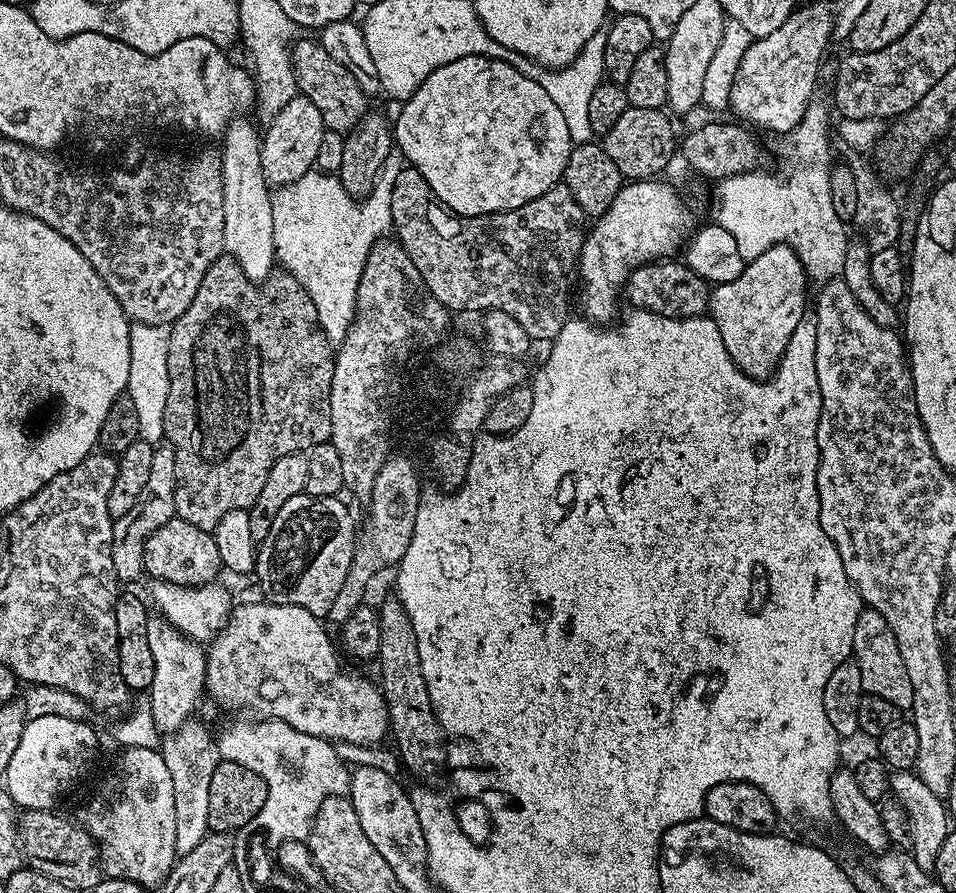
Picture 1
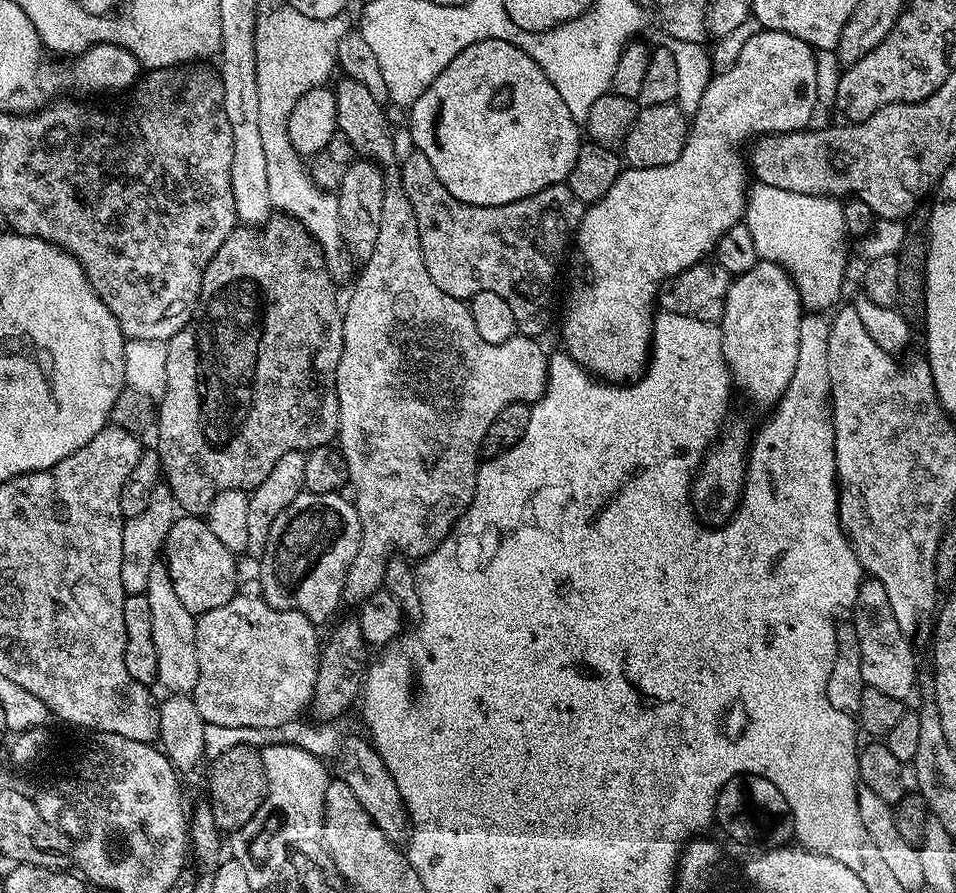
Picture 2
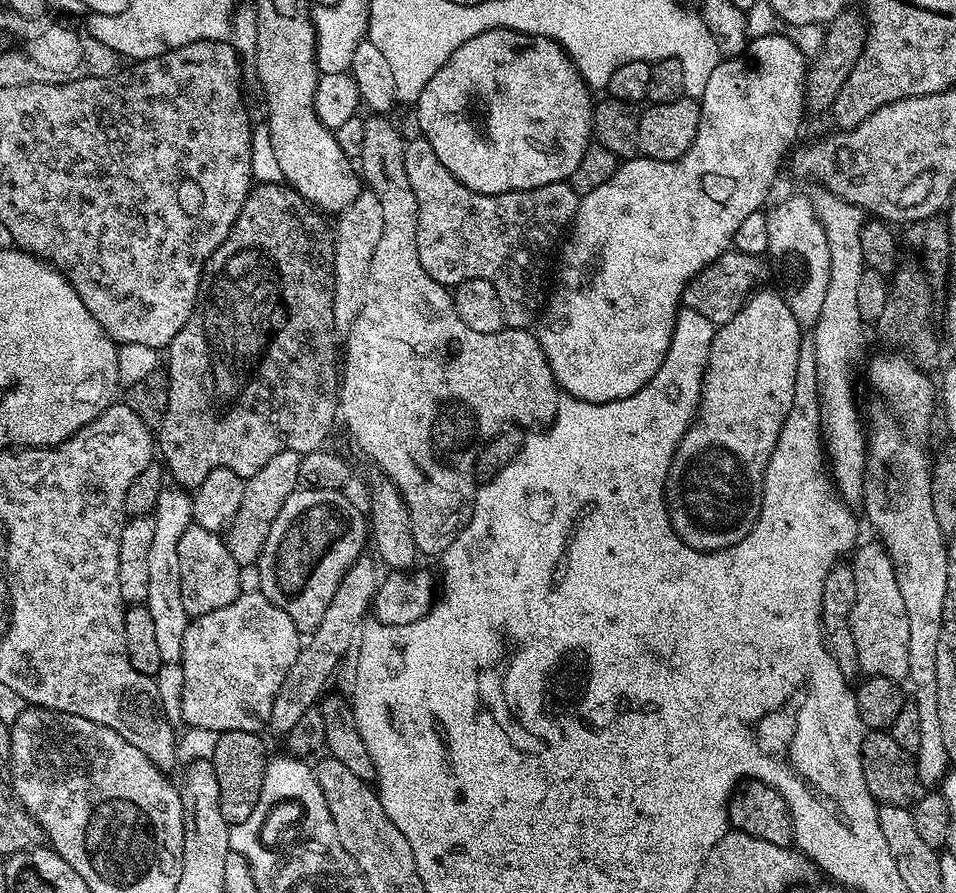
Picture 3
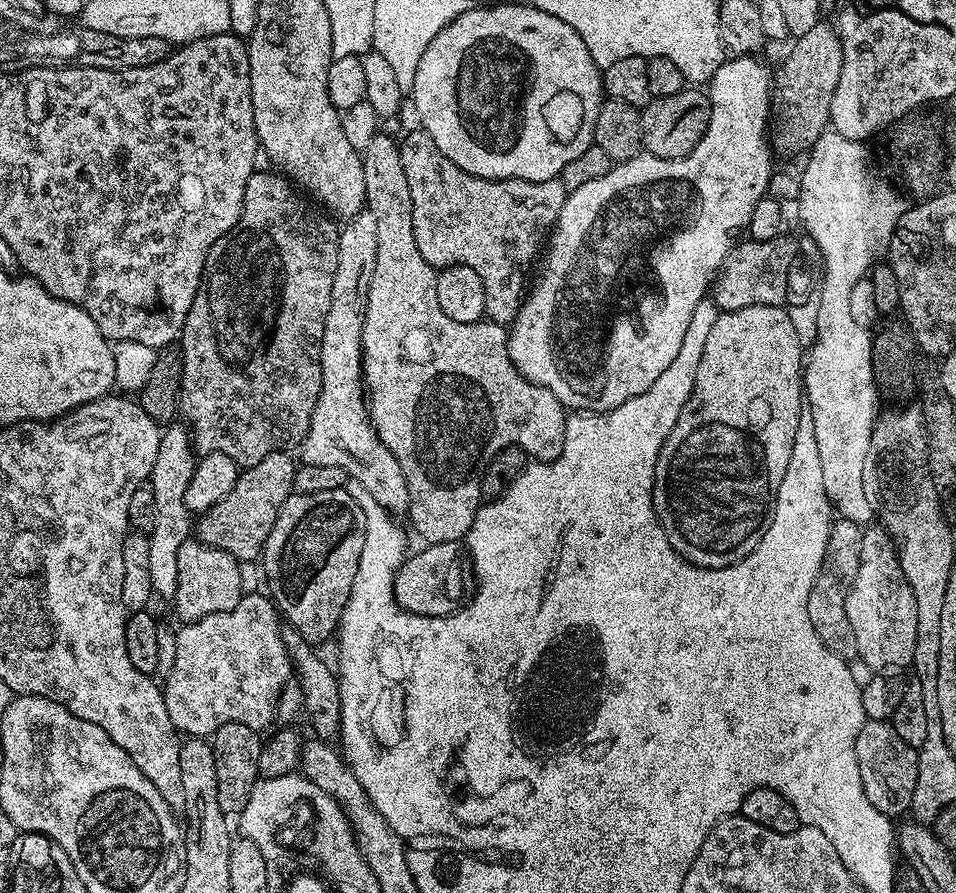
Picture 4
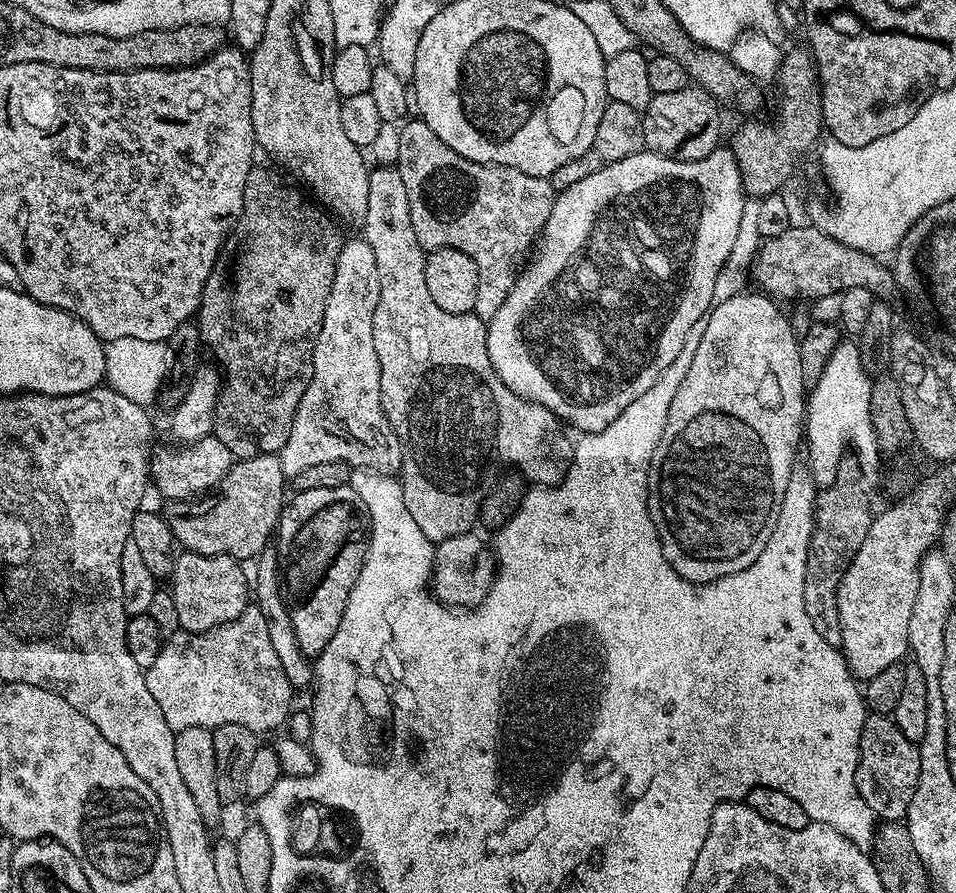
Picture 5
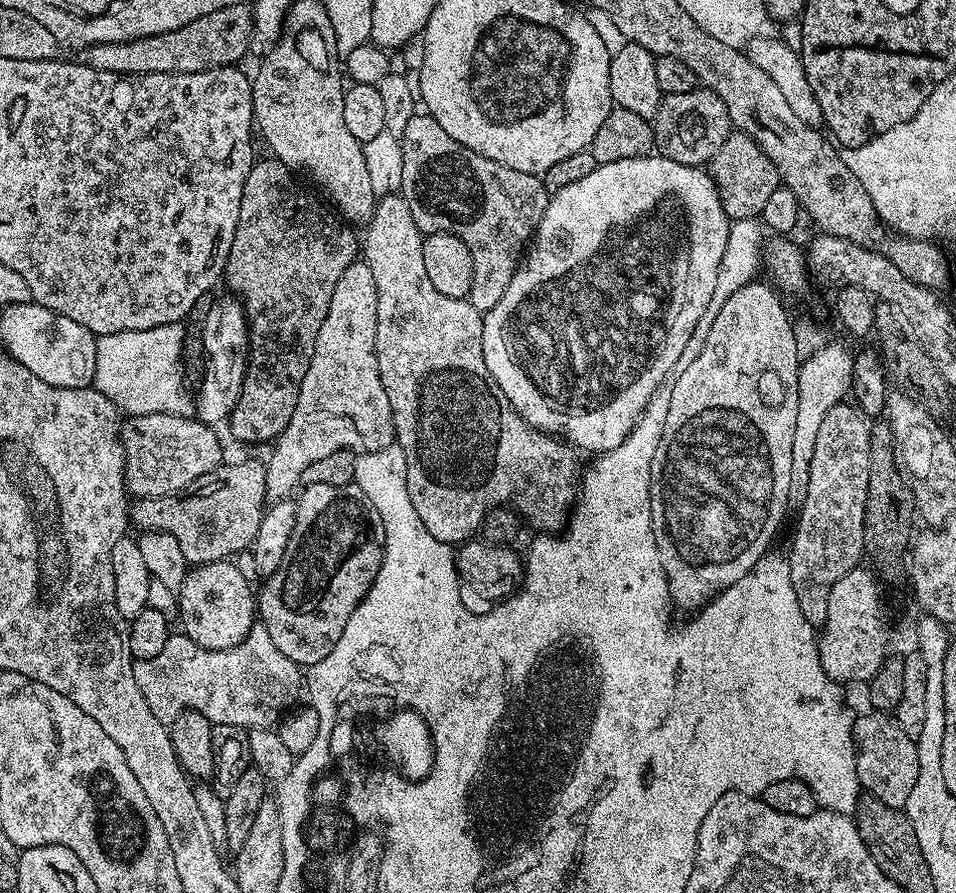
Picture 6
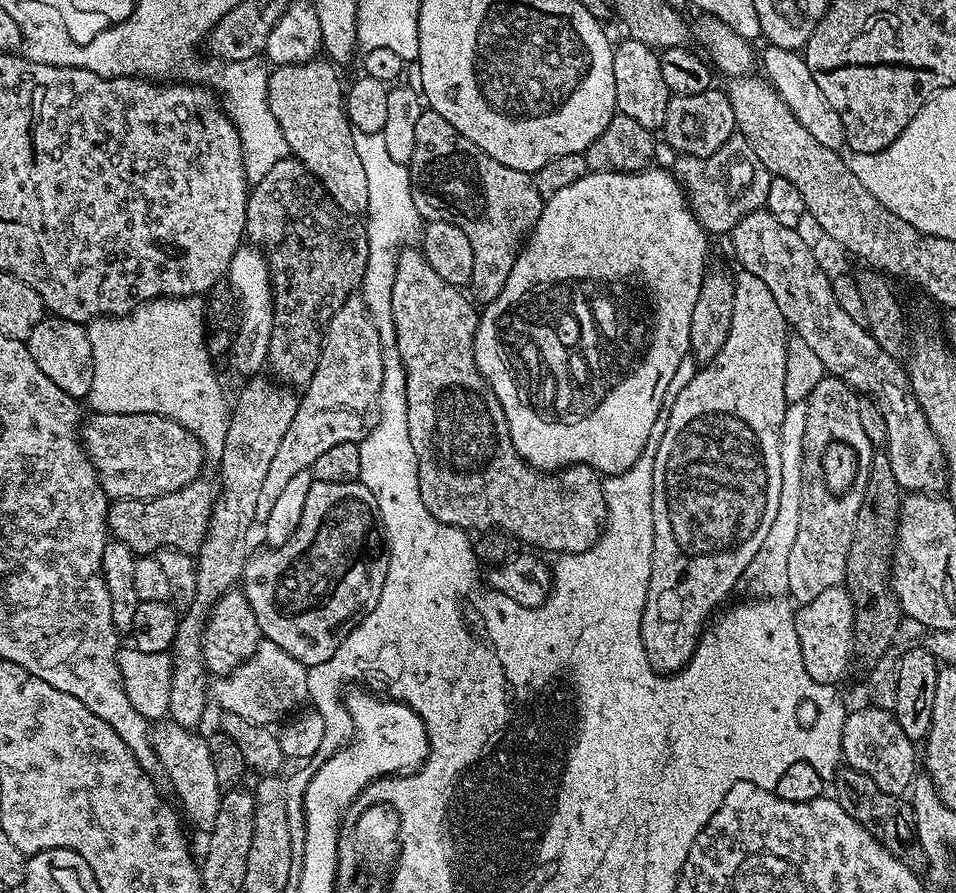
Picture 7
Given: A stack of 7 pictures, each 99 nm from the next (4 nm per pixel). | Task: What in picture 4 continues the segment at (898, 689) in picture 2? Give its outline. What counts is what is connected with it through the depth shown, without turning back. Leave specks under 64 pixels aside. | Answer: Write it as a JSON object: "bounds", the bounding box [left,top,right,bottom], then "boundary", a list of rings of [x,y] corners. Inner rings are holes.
{"bounds":[846,526,918,670],"boundary":[[[883,526],[864,528],[862,550],[858,562],[858,574],[848,591],[846,598],[846,618],[850,618],[850,630],[854,630],[854,642],[859,663],[864,663],[868,670],[900,670],[907,669],[914,658],[914,638],[918,638],[918,610],[914,602],[914,590],[904,577],[900,565],[897,541]]]}

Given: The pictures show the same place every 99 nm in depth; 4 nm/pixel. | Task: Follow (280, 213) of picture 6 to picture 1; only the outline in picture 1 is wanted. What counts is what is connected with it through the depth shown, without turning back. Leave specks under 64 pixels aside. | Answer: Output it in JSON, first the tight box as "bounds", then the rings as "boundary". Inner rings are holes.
{"bounds":[164,254,336,532],"boundary":[[[225,254],[206,270],[202,278],[202,286],[198,286],[198,294],[190,302],[186,314],[177,318],[168,333],[168,369],[170,370],[170,390],[166,394],[166,414],[164,415],[164,440],[171,444],[176,452],[176,485],[174,486],[174,506],[179,519],[190,522],[190,526],[198,526],[198,530],[213,532],[230,514],[230,510],[249,509],[258,498],[270,469],[278,458],[286,458],[286,454],[295,452],[307,453],[313,444],[326,444],[332,439],[332,423],[330,422],[330,386],[332,371],[336,365],[334,344],[329,340],[320,325],[318,310],[305,288],[287,272],[280,270],[267,280],[256,283],[248,279],[242,269],[236,265],[231,256]]]}

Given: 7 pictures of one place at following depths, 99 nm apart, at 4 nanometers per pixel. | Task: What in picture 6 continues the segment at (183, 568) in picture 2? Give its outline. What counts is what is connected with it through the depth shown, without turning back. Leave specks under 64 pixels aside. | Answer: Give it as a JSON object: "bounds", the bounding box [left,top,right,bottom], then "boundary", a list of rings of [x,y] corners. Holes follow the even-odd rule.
{"bounds":[178,560,258,651],"boundary":[[[219,560],[213,564],[202,564],[193,567],[189,571],[186,582],[182,584],[182,590],[178,593],[178,621],[182,627],[183,635],[190,637],[198,646],[206,651],[230,650],[238,646],[250,634],[253,624],[258,620],[258,600],[254,595],[254,584],[244,577],[242,569],[236,562]]]}

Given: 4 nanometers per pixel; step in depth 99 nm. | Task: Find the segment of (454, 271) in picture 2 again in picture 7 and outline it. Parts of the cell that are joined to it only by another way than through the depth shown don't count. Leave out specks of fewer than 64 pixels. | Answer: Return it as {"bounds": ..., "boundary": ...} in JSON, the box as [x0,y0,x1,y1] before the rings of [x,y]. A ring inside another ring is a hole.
{"bounds":[407,110,545,306],"boundary":[[[431,110],[421,111],[418,126],[414,126],[414,154],[407,166],[421,221],[450,222],[470,238],[470,250],[474,250],[470,288],[476,291],[475,299],[487,306],[502,294],[521,247],[544,209],[545,197],[538,194],[535,179],[527,172],[494,162],[470,138],[458,134],[442,114]]]}

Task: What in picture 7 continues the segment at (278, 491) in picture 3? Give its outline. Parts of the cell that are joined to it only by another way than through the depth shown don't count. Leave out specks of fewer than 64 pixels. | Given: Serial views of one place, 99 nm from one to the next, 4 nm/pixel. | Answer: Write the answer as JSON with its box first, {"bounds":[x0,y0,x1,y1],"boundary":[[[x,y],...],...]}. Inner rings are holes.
{"bounds":[108,478,218,554],"boundary":[[[197,478],[185,488],[167,492],[153,500],[113,500],[108,506],[108,531],[111,539],[130,546],[133,554],[155,554],[162,548],[177,548],[199,553],[208,534],[208,523],[218,488],[205,478]]]}

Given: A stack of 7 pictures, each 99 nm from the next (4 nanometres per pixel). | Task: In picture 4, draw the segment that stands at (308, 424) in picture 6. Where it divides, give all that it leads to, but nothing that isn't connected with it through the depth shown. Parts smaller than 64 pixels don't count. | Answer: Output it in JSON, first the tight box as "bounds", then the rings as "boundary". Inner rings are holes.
{"bounds":[302,210,410,514],"boundary":[[[365,210],[340,228],[338,270],[334,270],[334,290],[330,290],[330,310],[326,314],[320,347],[322,390],[310,418],[308,433],[302,441],[302,460],[314,466],[338,466],[351,479],[362,482],[378,506],[393,514],[404,514],[410,502],[406,474],[402,474],[398,458],[394,458],[394,454],[390,454],[388,447],[380,441],[368,418],[364,386],[362,326],[377,258],[378,226],[374,214]]]}

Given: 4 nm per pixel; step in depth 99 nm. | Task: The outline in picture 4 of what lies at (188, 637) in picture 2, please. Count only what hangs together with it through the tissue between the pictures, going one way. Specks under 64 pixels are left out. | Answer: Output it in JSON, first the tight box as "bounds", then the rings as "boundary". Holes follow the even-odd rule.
{"bounds":[147,422,198,597],"boundary":[[[176,422],[160,434],[158,458],[154,458],[150,487],[154,494],[154,522],[147,533],[150,546],[150,582],[157,597],[175,597],[178,586],[178,550],[194,532],[194,520],[186,506],[186,490],[198,463],[189,429]]]}

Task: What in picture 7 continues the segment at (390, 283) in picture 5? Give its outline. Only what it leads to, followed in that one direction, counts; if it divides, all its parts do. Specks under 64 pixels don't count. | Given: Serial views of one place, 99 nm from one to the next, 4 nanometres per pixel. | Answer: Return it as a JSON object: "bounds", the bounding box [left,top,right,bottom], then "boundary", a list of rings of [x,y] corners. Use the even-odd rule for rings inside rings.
{"bounds":[390,246,608,554],"boundary":[[[408,246],[397,255],[394,286],[390,294],[390,310],[392,311],[394,330],[396,331],[394,347],[400,356],[400,361],[406,374],[406,410],[408,411],[410,446],[414,446],[414,458],[418,462],[418,490],[422,494],[422,502],[426,506],[426,510],[430,510],[430,514],[434,519],[443,524],[453,524],[455,528],[465,530],[476,528],[475,531],[477,533],[489,530],[506,532],[509,536],[519,541],[521,545],[529,544],[532,547],[529,549],[539,550],[541,553],[556,552],[555,554],[567,554],[569,552],[585,552],[590,546],[596,544],[596,539],[600,536],[608,515],[606,502],[604,501],[604,486],[601,473],[597,472],[595,468],[591,468],[588,464],[571,464],[568,468],[562,468],[554,472],[541,472],[539,468],[531,468],[520,457],[508,433],[506,414],[502,410],[494,390],[484,381],[484,376],[478,370],[476,359],[474,358],[472,347],[476,337],[476,328],[480,324],[477,305],[471,299],[468,301],[460,292],[463,291],[457,285],[446,282],[443,278],[438,278],[438,274],[434,274],[434,270],[430,270],[430,262],[426,262],[423,251],[416,249],[415,252],[412,246]]]}

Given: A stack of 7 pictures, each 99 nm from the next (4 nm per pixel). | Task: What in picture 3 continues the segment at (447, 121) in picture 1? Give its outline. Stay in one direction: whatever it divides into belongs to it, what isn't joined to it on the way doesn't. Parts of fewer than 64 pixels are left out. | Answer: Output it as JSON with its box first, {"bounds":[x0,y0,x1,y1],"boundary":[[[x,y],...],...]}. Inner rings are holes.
{"bounds":[414,28,594,194],"boundary":[[[495,28],[470,38],[465,44],[458,46],[458,50],[454,50],[446,66],[442,66],[438,74],[434,74],[434,78],[430,78],[430,82],[422,90],[420,100],[414,105],[414,112],[420,119],[420,128],[424,131],[421,132],[423,139],[428,140],[430,146],[434,146],[434,154],[438,154],[438,162],[442,162],[442,166],[446,166],[446,170],[450,170],[450,174],[454,174],[458,182],[462,182],[467,188],[478,194],[506,194],[546,186],[559,180],[567,181],[571,178],[574,169],[578,167],[578,162],[582,162],[582,154],[586,154],[588,145],[593,139],[594,99],[592,100],[591,95],[593,96],[593,93],[588,85],[568,59],[568,53],[556,41],[547,40],[545,36],[531,36],[525,32],[515,32],[509,28]]]}

